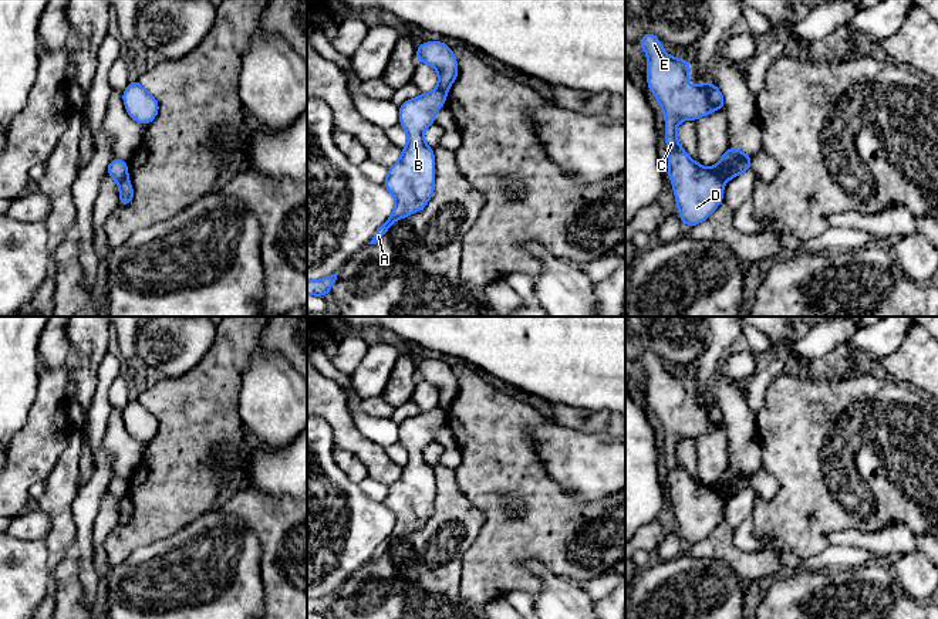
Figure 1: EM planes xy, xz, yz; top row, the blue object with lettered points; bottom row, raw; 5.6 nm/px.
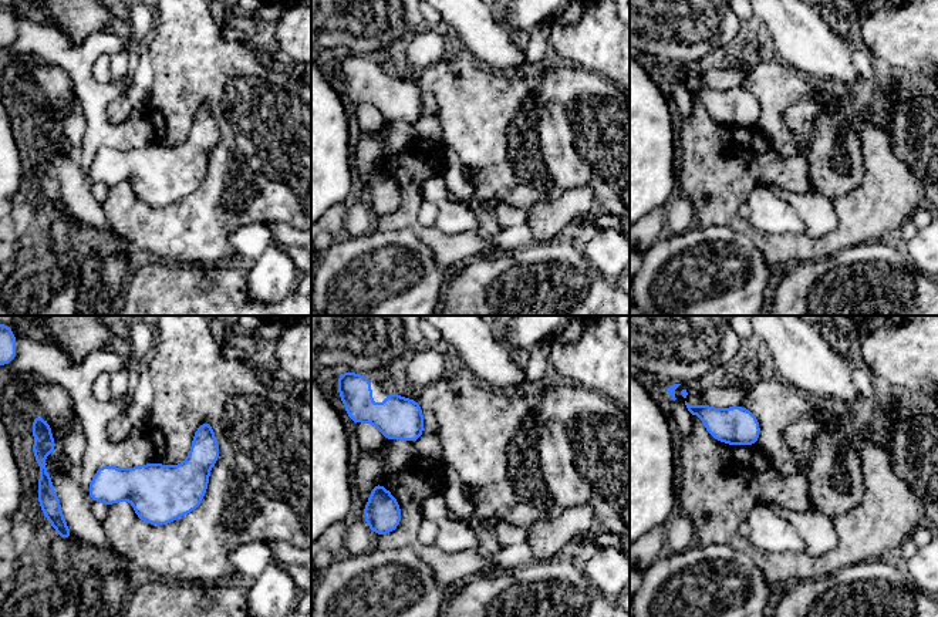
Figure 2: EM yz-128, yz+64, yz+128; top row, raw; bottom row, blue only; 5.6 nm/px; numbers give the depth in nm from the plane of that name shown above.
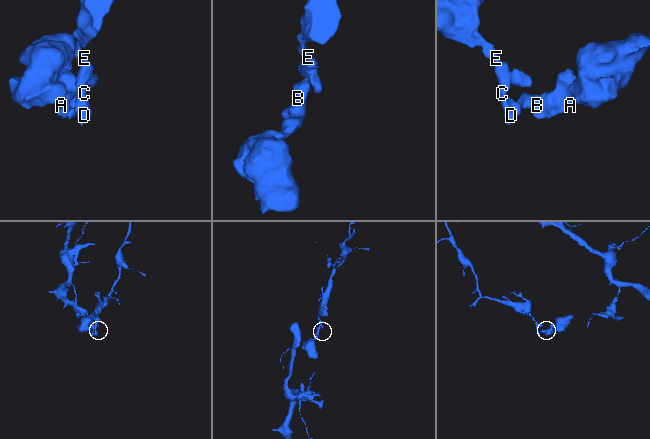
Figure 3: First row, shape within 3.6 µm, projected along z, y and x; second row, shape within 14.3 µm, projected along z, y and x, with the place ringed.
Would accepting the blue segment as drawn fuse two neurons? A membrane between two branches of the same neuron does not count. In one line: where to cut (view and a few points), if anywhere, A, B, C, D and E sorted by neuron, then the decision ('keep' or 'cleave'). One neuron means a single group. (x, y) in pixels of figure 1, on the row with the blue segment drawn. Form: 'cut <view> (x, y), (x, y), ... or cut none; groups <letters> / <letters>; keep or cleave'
cut yz (711, 169), (724, 183); groups A B / C D E; cleave

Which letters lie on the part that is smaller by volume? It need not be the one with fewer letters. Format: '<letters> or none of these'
A, B

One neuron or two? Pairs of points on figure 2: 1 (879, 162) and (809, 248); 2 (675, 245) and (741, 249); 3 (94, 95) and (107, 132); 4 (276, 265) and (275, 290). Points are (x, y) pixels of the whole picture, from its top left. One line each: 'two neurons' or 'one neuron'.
1: one neuron
2: one neuron
3: one neuron
4: one neuron

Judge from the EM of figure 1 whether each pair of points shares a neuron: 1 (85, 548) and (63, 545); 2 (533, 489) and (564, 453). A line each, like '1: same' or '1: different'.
1: different
2: different

